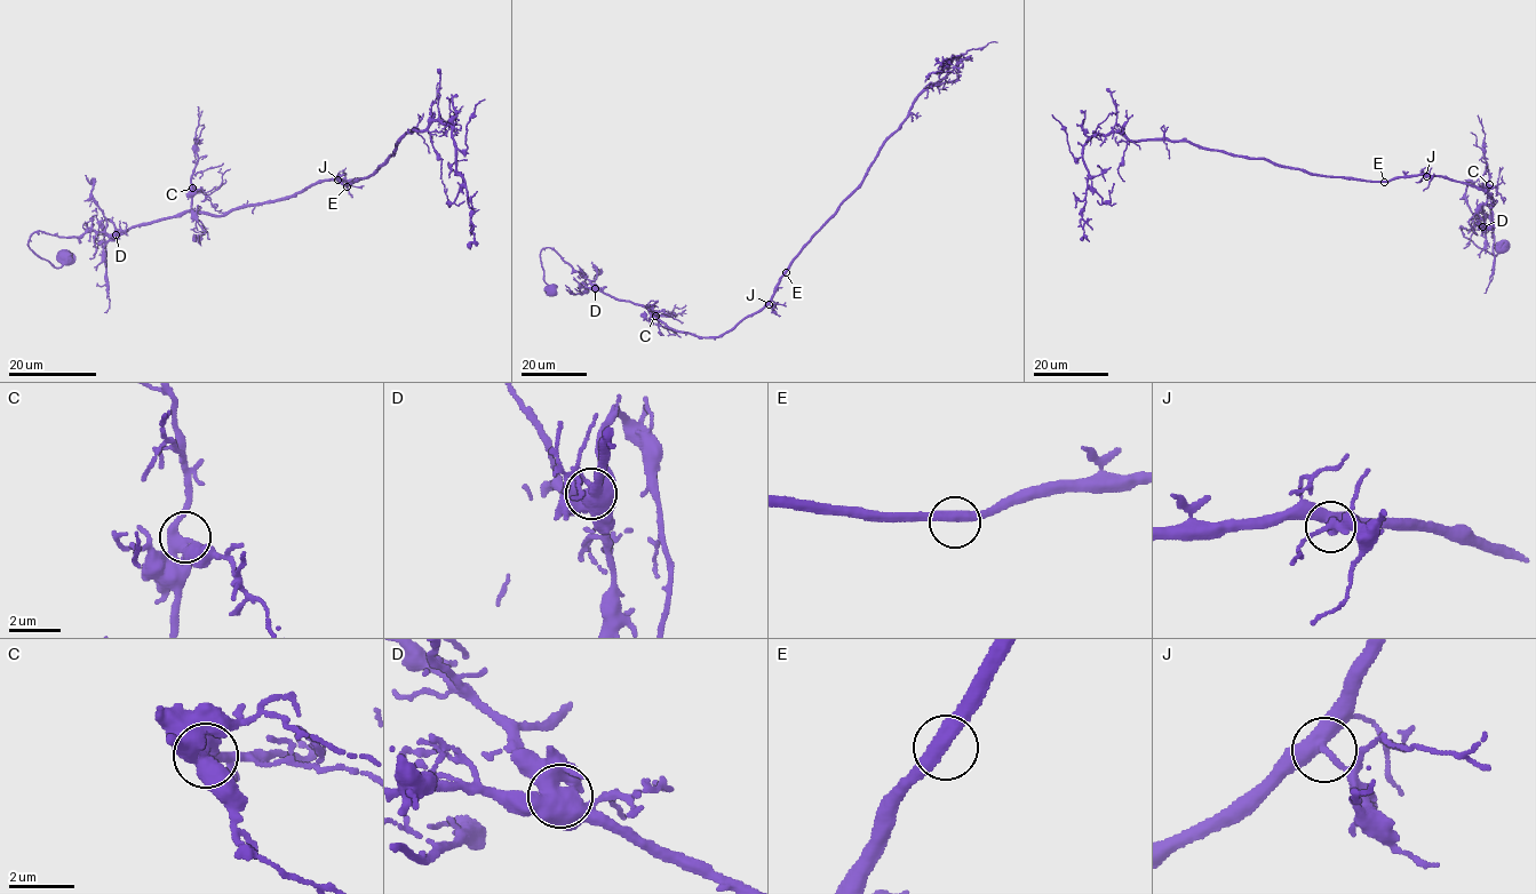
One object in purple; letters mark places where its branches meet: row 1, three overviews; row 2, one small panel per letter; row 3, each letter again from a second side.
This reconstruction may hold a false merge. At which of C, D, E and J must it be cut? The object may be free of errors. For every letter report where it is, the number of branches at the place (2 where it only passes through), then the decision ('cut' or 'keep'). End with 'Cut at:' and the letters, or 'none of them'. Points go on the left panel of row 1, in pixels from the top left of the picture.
C: place (192, 188); branches 3; keep
D: place (116, 234); branches 5; keep
E: place (347, 186); branches 2; keep
J: place (337, 180); branches 3; keep
Cut at: none of them

